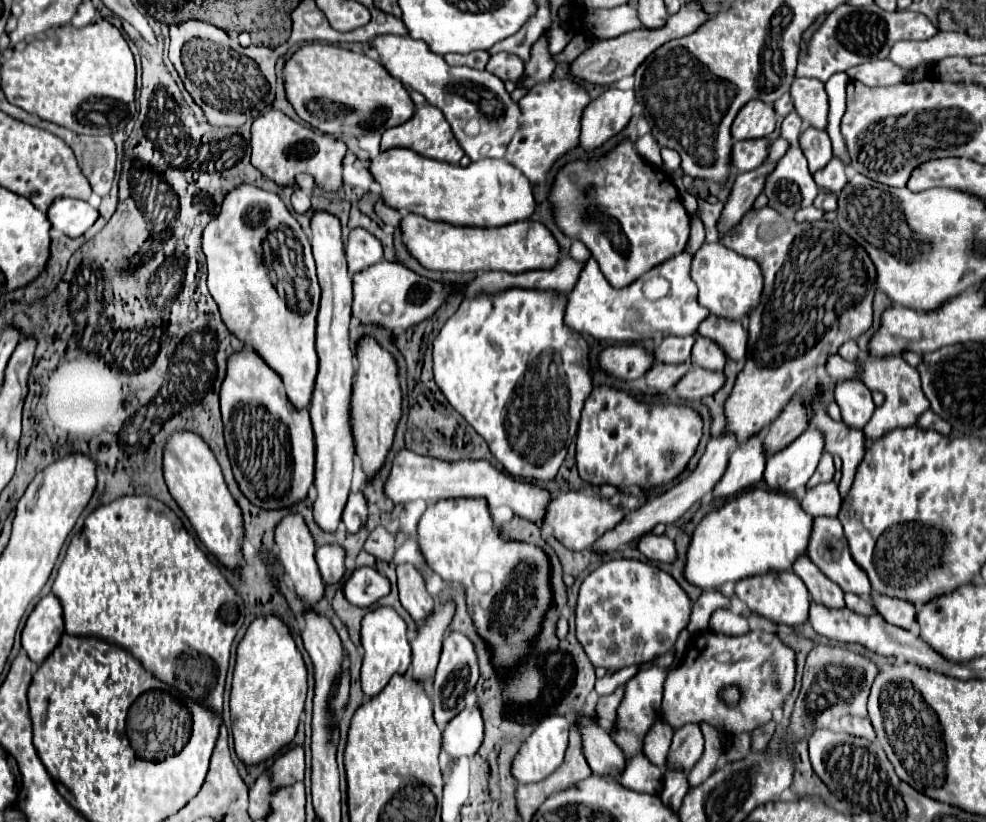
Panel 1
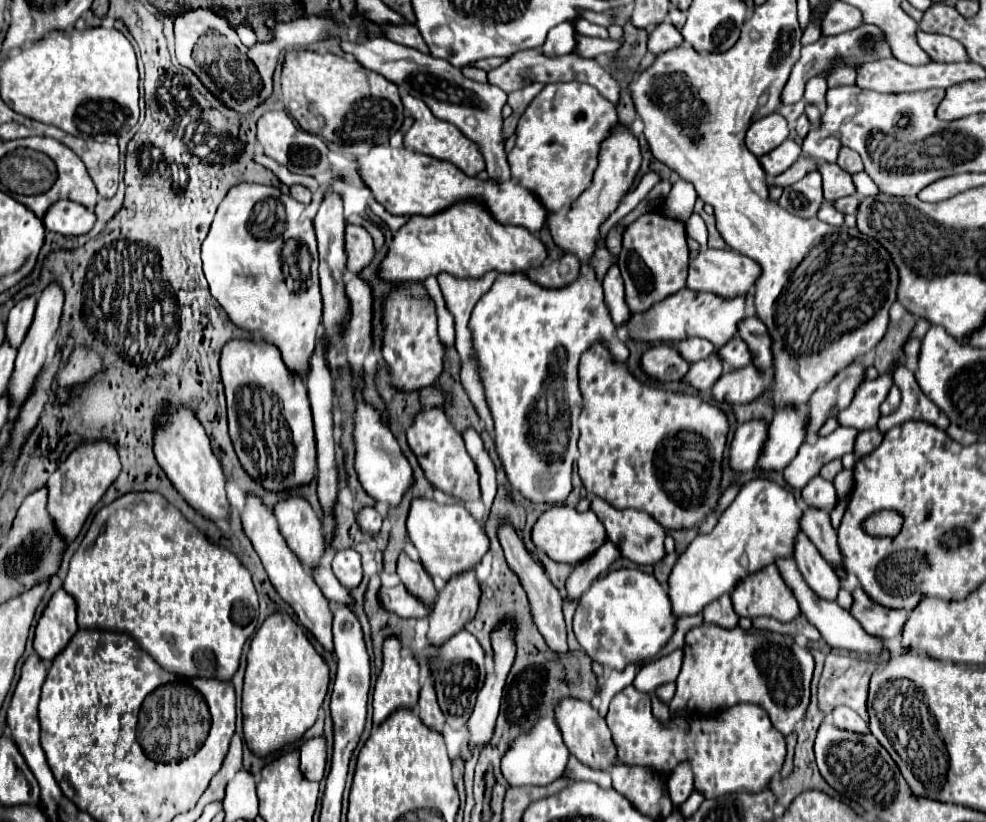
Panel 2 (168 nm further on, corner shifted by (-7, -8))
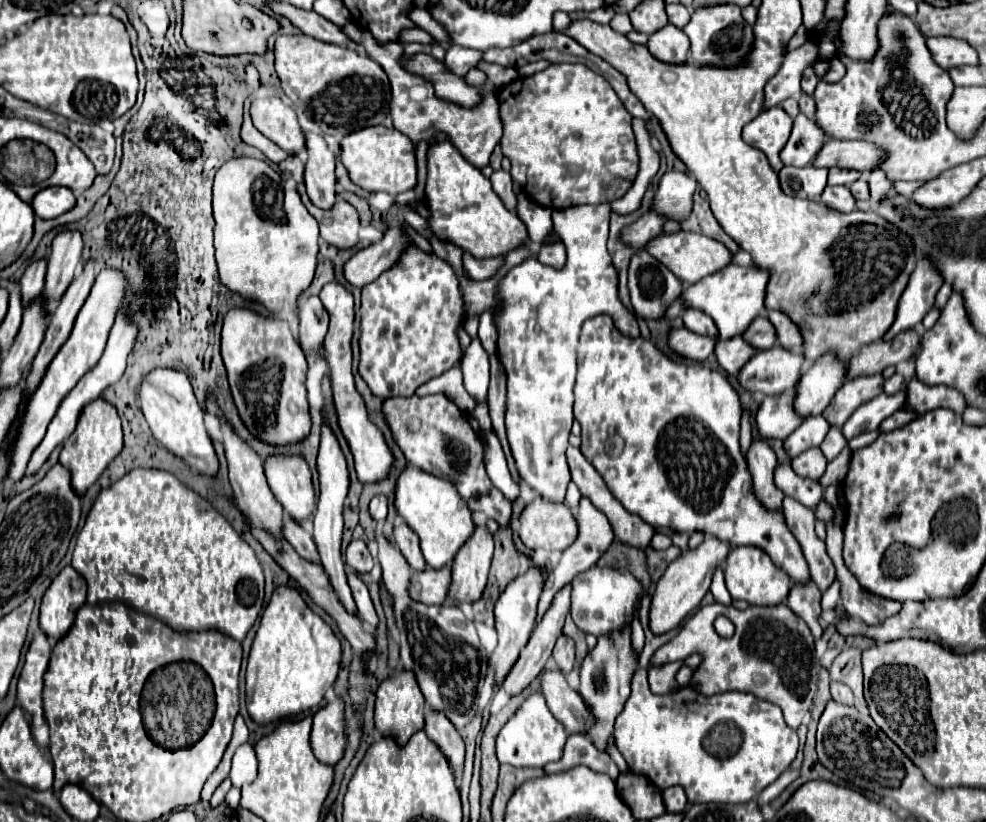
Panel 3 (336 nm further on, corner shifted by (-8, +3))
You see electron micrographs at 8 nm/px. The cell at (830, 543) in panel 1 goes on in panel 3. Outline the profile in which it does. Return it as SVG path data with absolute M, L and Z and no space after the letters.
M780 464L774 472L776 486L796 502L804 504L810 510L816 510L816 506L824 498L824 488L818 482L812 482L808 478L800 478L794 474L790 464Z

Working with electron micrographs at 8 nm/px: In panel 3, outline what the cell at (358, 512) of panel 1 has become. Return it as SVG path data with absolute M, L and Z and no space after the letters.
M379 495L370 501L370 515L376 520L386 519L388 514L388 500L385 496Z

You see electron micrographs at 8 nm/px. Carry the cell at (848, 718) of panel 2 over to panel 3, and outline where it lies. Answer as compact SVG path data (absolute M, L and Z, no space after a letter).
M832 682L830 686L830 692L832 692L832 700L838 702L838 704L846 704L846 706L854 706L854 696L852 696L852 690L840 682Z

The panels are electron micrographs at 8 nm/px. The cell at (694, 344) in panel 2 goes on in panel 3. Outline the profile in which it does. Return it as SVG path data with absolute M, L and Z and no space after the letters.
M684 310L684 326L688 330L692 330L694 334L706 334L710 338L718 336L718 330L716 330L712 318L700 310Z

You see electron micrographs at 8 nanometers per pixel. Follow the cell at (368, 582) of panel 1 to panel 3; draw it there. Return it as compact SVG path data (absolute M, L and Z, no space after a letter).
M450 566L432 570L430 576L422 576L422 572L412 572L408 590L410 598L414 598L416 602L434 606L444 602L448 586L450 586Z

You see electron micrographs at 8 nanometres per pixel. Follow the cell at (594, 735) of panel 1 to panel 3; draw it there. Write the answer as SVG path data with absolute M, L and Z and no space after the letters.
M546 670L542 676L542 694L550 712L570 734L586 734L594 726L594 714L590 714L586 700L568 686L566 676L560 670Z

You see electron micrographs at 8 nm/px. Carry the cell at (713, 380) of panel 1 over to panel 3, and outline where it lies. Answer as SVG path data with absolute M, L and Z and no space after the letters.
M776 344L770 350L754 354L754 358L738 372L738 382L748 392L762 392L766 396L780 394L796 386L802 362L802 354L788 352Z

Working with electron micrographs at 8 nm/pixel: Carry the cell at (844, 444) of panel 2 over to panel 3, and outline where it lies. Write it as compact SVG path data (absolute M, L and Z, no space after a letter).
M904 390L894 396L880 394L878 398L872 398L870 402L866 402L858 410L854 410L854 414L846 420L846 424L840 430L842 430L844 438L852 440L860 432L876 430L884 418L888 418L902 406L904 406Z

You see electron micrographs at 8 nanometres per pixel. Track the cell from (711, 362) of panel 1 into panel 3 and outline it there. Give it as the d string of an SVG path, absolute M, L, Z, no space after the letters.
M758 316L742 334L742 338L746 338L746 342L750 342L750 346L754 346L756 350L768 350L776 344L776 332L774 326L766 320L766 316Z

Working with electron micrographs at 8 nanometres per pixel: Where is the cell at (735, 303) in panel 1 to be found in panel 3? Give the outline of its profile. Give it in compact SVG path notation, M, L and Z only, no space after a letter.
M678 232L670 236L658 236L648 242L648 252L658 258L666 268L670 268L686 286L700 282L702 278L730 266L734 262L734 254L722 246L722 242L714 242L712 238L706 238L702 234L694 232Z

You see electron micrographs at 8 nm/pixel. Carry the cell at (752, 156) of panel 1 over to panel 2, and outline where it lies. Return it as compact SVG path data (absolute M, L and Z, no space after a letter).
M787 139L777 149L773 149L773 153L767 153L765 157L759 157L759 161L761 161L763 169L767 171L767 179L771 181L773 177L787 171L799 159L799 155L801 155L801 145L793 139Z

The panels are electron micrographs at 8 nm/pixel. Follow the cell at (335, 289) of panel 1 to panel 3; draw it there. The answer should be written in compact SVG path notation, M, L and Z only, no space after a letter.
M306 134L308 164L304 172L306 192L314 206L330 210L338 200L336 192L336 174L334 174L334 154L328 150L326 142L318 134Z

